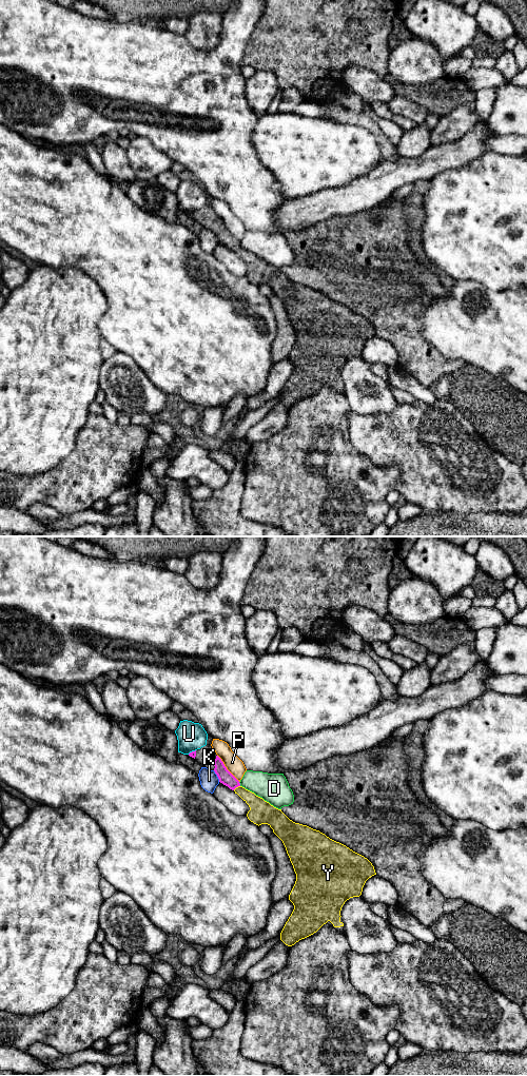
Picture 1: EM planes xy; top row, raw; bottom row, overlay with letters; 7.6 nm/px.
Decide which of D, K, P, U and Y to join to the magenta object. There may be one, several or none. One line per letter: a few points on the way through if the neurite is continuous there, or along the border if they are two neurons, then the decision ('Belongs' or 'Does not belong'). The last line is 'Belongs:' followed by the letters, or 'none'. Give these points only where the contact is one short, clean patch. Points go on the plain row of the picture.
D: Boundary: xy (238, 242), (240, 246). Does not belong
K: Boundary: xy (213, 231), (219, 241). Does not belong
P: Does not belong
U: Does not belong
Y: Path across: xy (225, 236), (236, 247), (259, 270). Belongs
Belongs: Y

